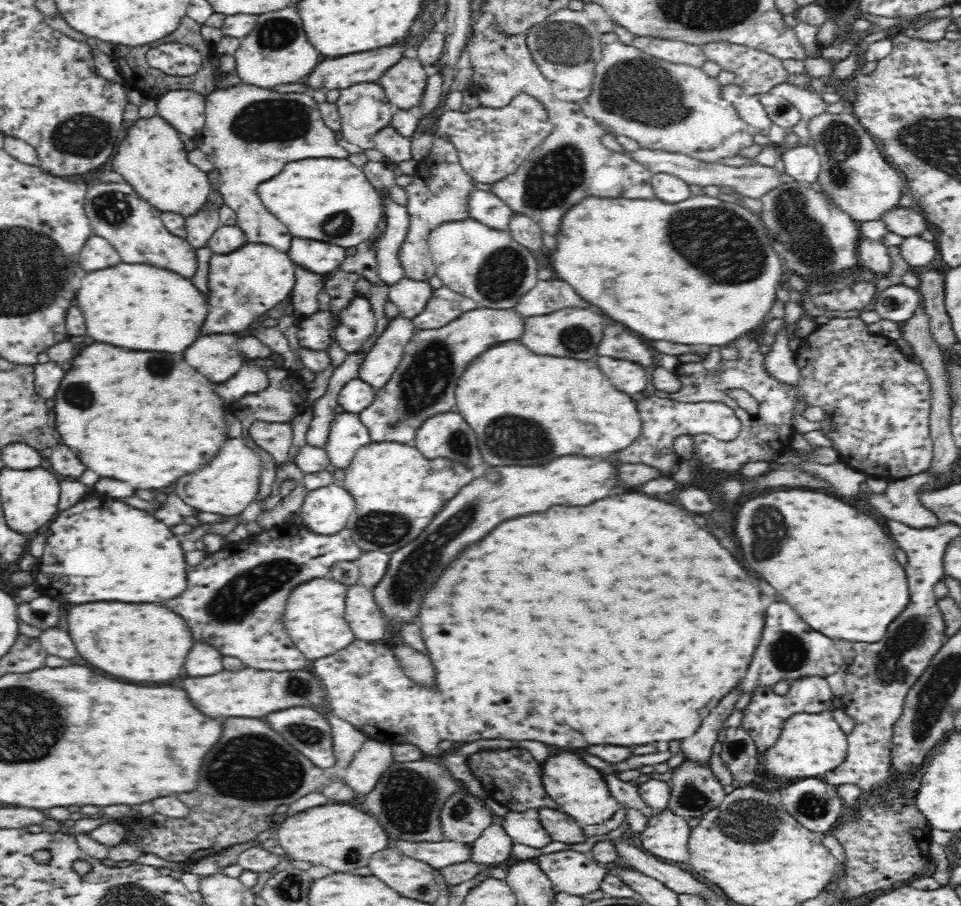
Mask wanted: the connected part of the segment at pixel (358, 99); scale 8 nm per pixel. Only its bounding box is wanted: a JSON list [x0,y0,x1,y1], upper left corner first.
[335,81,397,149]

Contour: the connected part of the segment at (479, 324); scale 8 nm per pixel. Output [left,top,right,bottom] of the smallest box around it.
[359,308,522,442]

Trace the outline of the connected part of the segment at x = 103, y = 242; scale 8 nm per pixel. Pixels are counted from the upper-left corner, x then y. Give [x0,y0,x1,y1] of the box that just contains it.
[79,234,122,272]

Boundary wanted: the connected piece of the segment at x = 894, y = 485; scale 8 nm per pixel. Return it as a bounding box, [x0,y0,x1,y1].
[864,471,940,528]

